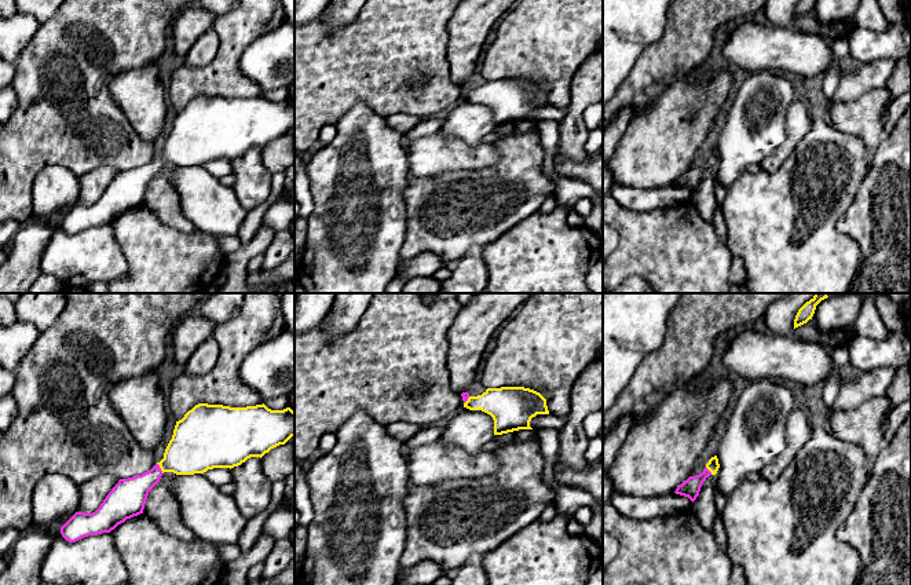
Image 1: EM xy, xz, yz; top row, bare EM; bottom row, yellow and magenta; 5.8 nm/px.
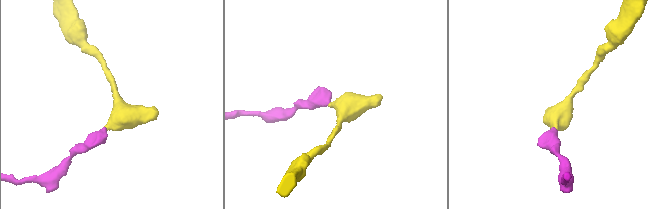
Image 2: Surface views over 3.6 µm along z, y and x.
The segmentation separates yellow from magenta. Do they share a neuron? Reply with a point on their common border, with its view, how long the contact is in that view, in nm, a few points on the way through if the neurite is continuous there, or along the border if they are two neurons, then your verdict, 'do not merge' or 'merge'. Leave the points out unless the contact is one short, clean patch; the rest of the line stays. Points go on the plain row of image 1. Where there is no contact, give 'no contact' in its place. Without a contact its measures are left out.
meets yellow in xy at (160, 158); contact 70 nm long; runs through xy (196, 138), (183, 147), (160, 158), (128, 187); merge

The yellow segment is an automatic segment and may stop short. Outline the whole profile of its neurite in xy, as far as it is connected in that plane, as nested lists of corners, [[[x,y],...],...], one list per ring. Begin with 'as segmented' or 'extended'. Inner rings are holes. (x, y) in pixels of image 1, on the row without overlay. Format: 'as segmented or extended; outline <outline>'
extended; outline [[[198,95],[176,113],[172,131],[160,154],[142,167],[120,171],[95,204],[76,204],[61,219],[61,226],[66,233],[76,234],[88,227],[110,224],[127,211],[143,205],[149,183],[160,173],[164,164],[194,167],[213,160],[231,161],[250,149],[261,150],[292,128],[294,128],[294,103],[290,99],[271,102],[264,95],[246,99]]]

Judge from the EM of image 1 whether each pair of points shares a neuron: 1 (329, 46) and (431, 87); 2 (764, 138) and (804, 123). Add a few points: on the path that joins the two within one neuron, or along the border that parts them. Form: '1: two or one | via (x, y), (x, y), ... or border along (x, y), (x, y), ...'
1: one | via (354, 62), (379, 62), (406, 90)
2: two | border along (794, 98), (786, 113), (786, 139), (767, 156)

